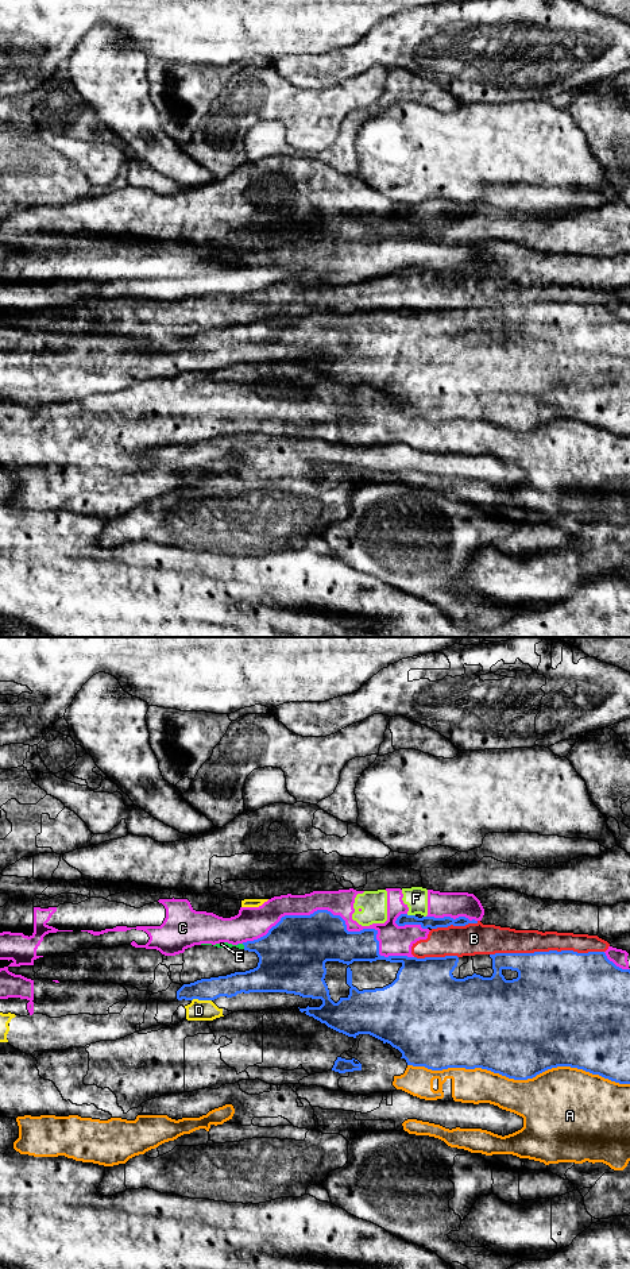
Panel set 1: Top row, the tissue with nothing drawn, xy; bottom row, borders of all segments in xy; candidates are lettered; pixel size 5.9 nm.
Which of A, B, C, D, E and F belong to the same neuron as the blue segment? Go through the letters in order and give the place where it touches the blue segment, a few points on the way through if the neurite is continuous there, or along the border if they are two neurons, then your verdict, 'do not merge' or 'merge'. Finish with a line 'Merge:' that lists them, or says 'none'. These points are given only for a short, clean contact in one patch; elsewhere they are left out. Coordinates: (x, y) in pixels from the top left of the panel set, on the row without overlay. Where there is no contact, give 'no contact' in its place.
A: meets blue in xy at (518, 431); do not merge
B: meets blue in xy at (547, 304); do not merge
C: meets blue in xy at (340, 269); do not merge
D: meets blue in xy at (201, 351); do not merge
E: meets blue in xy at (244, 299); border along xy (242, 296), (244, 300); do not merge
F: meets blue in xy at (410, 267); border along xy (406, 266), (414, 267); do not merge
Merge: none

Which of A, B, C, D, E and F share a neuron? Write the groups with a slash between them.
A / B E / C F / D

